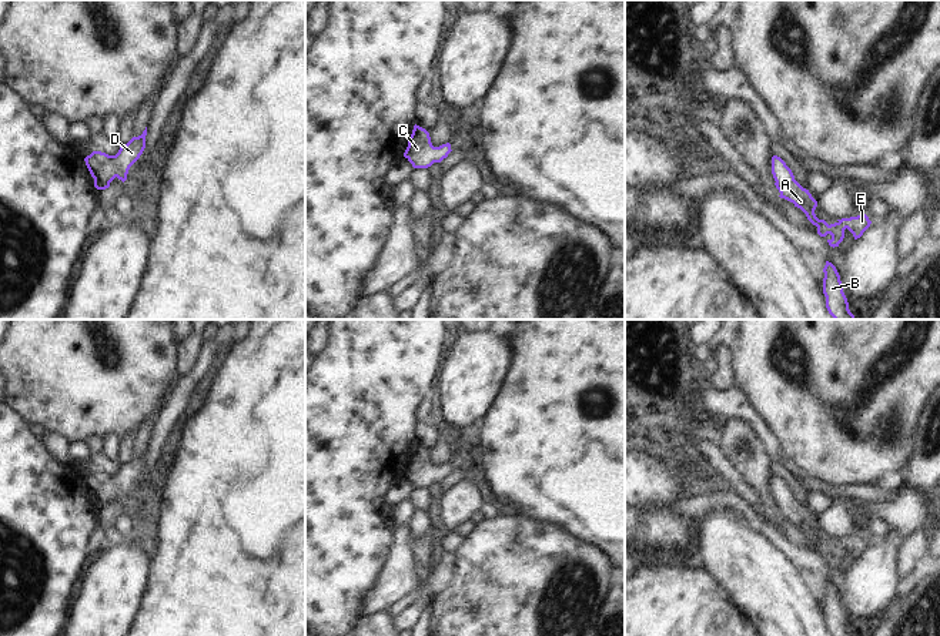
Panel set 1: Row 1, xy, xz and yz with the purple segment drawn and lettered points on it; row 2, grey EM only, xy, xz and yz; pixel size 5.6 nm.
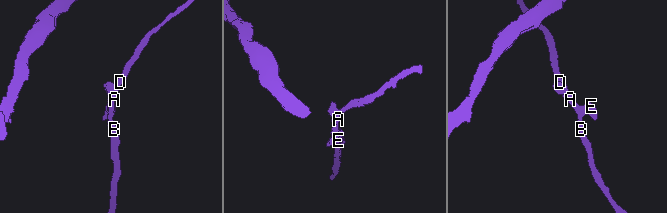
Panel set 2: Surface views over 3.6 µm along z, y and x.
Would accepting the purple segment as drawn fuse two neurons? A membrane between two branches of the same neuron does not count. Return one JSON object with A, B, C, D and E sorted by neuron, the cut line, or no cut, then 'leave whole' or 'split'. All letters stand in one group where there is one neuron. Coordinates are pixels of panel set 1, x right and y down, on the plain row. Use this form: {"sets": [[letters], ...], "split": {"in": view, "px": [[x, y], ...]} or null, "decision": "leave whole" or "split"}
{"sets": [["A", "B", "C", "D", "E"]], "split": null, "decision": "leave whole"}

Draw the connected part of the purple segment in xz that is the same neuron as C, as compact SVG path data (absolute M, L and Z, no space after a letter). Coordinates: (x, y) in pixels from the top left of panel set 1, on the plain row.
M415 443L404 476L412 483L414 488L428 488L434 482L441 482L451 471L449 462L434 466L429 452Z

